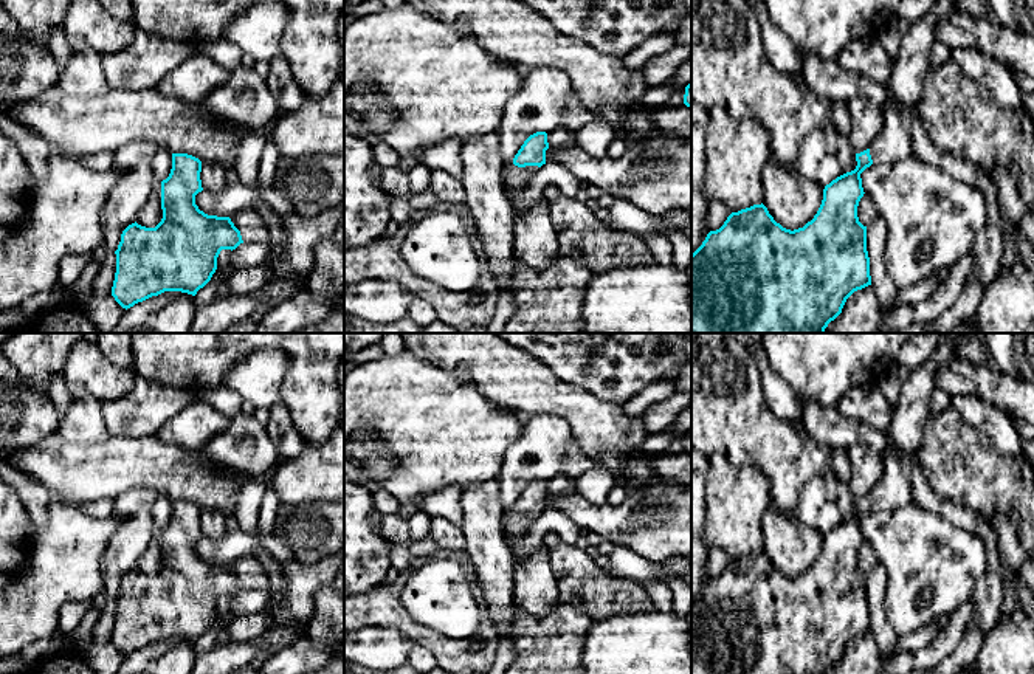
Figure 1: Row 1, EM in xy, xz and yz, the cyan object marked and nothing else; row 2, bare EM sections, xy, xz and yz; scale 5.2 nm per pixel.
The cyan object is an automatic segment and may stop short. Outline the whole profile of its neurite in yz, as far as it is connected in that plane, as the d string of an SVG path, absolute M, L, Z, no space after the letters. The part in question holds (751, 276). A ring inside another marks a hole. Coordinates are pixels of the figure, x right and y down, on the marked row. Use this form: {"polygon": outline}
{"polygon": "M936 0L925 15L905 26L887 84L894 102L882 107L882 130L870 149L856 153L854 170L825 186L822 205L811 222L794 231L786 229L761 203L732 212L719 229L707 234L691 254L691 333L825 333L828 324L842 313L846 299L871 285L867 226L857 217L857 206L865 194L860 174L873 163L890 164L912 155L908 112L918 107L922 96L922 82L930 70L930 50L936 40L935 26L953 12L961 12L958 0Z"}

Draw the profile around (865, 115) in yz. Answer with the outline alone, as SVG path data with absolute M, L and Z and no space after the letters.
M854 98L848 101L851 115L851 130L846 135L854 153L860 153L871 147L871 143L882 130L882 107L867 98Z

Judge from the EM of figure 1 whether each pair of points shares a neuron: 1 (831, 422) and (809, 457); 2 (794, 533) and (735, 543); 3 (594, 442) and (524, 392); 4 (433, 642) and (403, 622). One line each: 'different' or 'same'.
1: different
2: different
3: same
4: same

